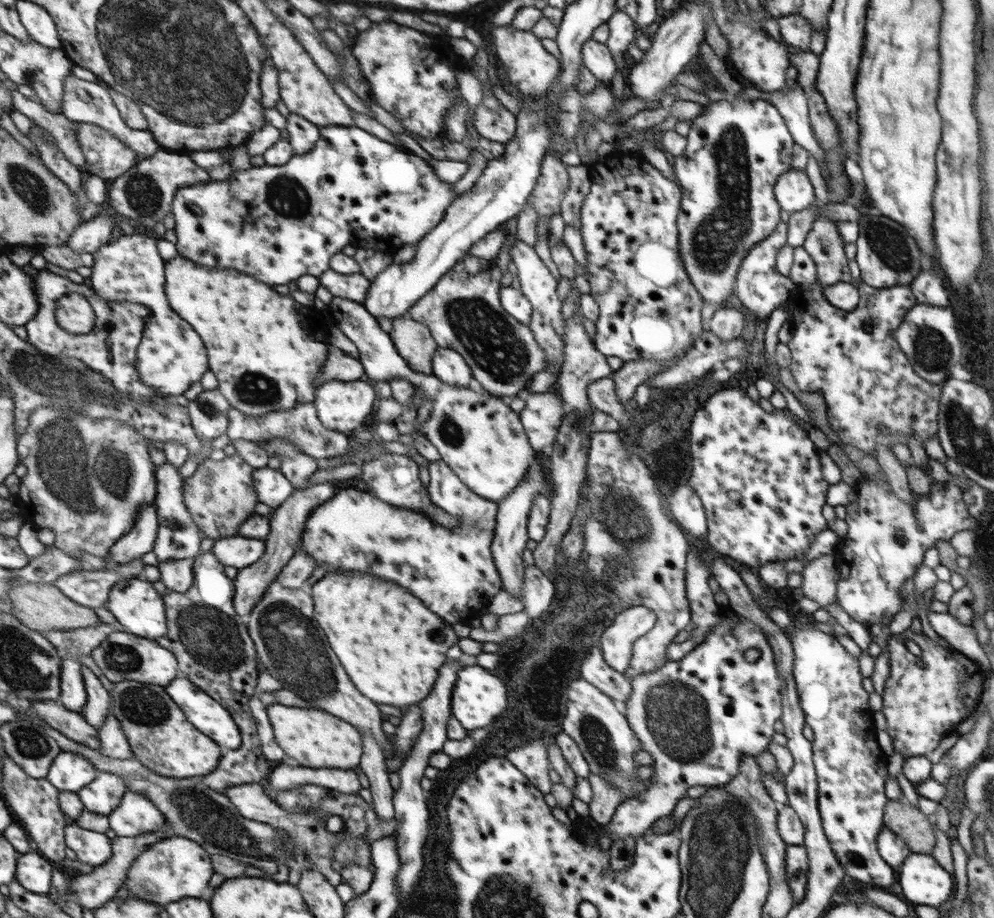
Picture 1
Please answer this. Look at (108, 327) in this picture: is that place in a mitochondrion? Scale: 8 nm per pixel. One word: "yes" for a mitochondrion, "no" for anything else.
no

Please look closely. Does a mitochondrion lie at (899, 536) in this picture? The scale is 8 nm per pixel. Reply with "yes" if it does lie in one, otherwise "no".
yes

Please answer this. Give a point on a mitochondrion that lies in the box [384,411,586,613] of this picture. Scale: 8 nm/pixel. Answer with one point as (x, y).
(448, 430)

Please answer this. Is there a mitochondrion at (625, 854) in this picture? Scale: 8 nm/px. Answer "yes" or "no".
no

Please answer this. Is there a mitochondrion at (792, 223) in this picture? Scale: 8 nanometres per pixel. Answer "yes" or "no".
no

